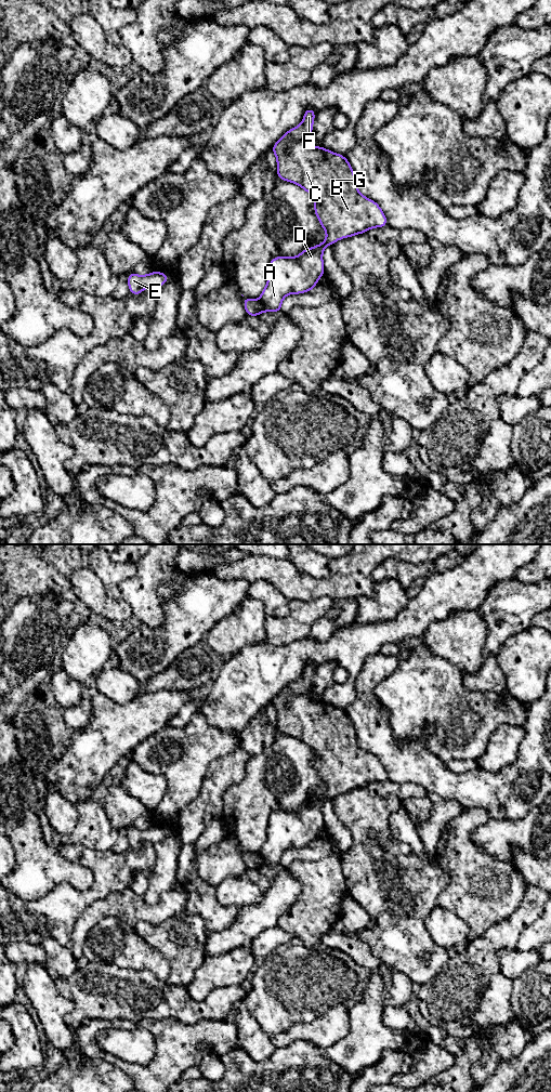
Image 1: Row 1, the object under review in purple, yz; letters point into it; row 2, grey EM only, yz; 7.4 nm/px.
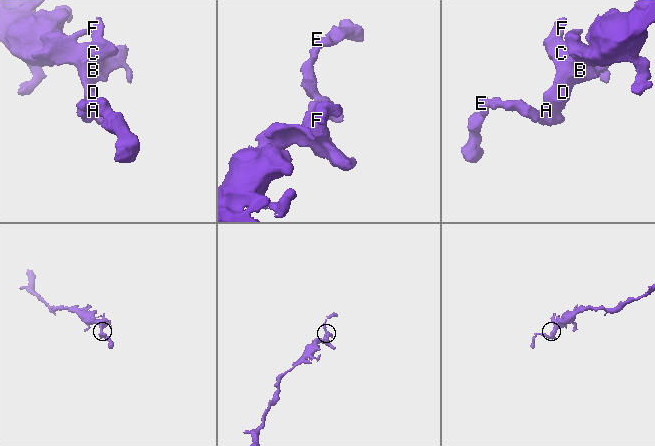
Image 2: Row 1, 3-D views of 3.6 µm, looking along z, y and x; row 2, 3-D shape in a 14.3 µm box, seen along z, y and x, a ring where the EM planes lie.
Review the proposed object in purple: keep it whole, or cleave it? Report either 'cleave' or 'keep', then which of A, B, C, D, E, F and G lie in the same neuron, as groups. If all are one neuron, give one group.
cleave; A B C D F G / E

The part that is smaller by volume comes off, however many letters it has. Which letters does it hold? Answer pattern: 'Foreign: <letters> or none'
Foreign: E

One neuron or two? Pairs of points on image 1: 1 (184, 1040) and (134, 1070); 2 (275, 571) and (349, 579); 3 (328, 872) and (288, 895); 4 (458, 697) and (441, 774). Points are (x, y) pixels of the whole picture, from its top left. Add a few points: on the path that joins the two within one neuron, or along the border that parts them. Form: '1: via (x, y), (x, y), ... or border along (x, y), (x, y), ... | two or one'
1: via (172, 1052), (154, 1070), (146, 1070) | one
2: via (293, 584), (330, 586) | one
3: border along (288, 869), (300, 883), (300, 895), (287, 909) | two
4: border along (424, 745), (443, 762) | two

